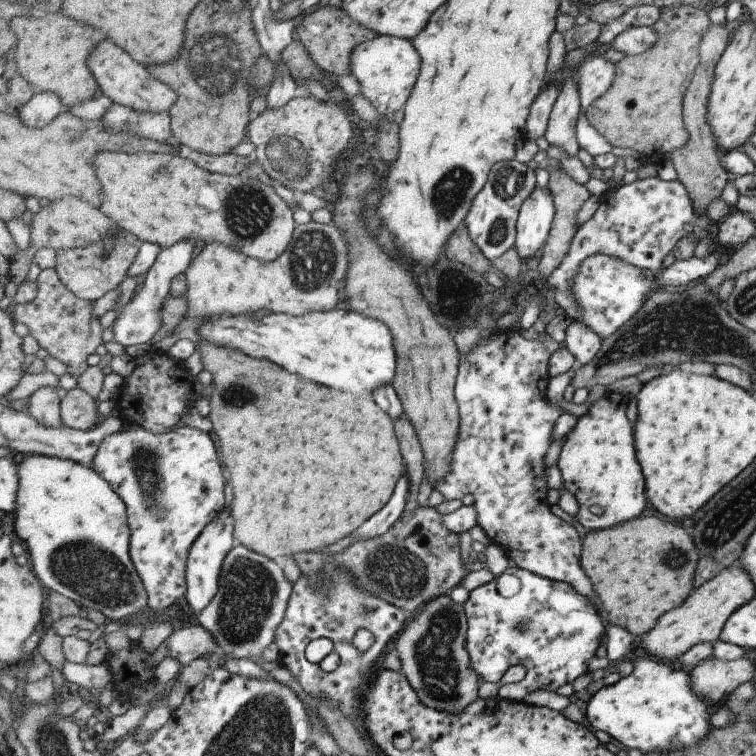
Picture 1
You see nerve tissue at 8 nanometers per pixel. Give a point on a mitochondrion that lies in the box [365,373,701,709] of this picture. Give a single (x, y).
(433, 651)

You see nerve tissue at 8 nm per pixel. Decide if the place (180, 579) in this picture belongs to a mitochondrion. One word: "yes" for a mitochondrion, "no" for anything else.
no

